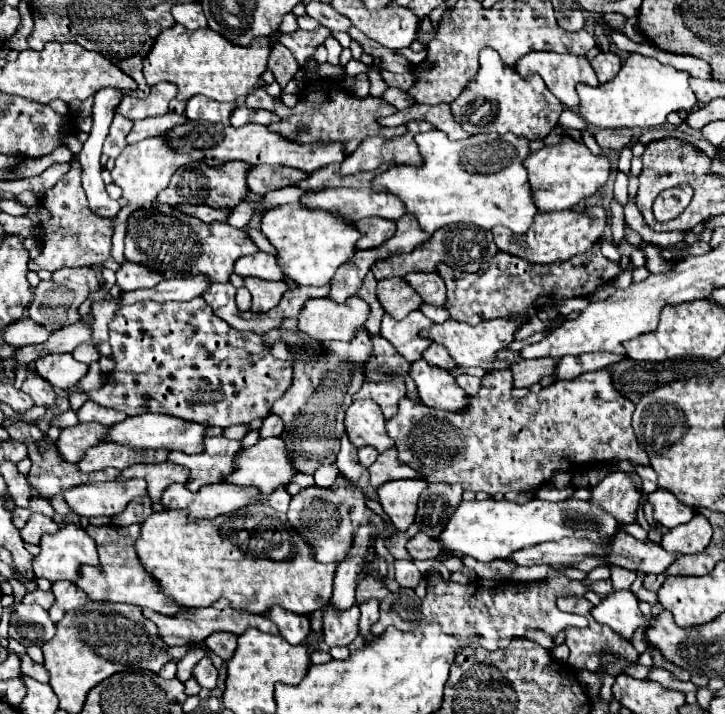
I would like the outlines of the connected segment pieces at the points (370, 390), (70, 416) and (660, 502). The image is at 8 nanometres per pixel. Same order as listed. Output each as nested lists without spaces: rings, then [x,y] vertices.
[[[395,376],[395,378],[387,378],[383,382],[365,382],[361,386],[361,390],[353,396],[355,400],[365,400],[365,398],[371,398],[375,400],[383,414],[385,414],[385,420],[391,420],[397,412],[397,402],[407,394],[405,390],[405,384],[403,384],[403,378]]]
[[[69,409],[60,415],[56,415],[53,418],[53,422],[51,423],[51,426],[66,428],[66,427],[75,426],[78,423],[79,423],[79,420],[75,412]]]
[[[657,488],[653,494],[649,494],[649,502],[653,504],[655,520],[659,520],[667,528],[675,528],[679,524],[685,524],[693,517],[691,508],[687,508],[685,504],[679,504],[671,496],[671,492],[667,492],[663,488]]]

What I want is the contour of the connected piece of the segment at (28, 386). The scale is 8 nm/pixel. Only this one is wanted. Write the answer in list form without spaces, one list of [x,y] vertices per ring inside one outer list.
[[[27,372],[27,380],[25,380],[21,390],[33,398],[35,406],[45,406],[45,408],[57,406],[57,394],[55,394],[53,386],[47,384],[47,380],[39,378],[33,372]]]

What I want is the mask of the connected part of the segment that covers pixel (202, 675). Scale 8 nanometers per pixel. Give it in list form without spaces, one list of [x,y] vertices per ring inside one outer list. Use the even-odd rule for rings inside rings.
[[[205,656],[203,660],[199,660],[199,664],[195,666],[193,670],[193,678],[203,686],[203,688],[209,688],[213,690],[215,688],[215,682],[217,682],[217,670],[211,662],[209,656]]]

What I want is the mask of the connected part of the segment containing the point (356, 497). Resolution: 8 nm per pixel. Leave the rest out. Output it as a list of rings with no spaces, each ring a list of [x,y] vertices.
[[[349,482],[339,486],[337,490],[309,486],[301,490],[287,512],[289,524],[307,540],[307,544],[313,548],[313,558],[319,562],[335,562],[347,558],[347,552],[351,550],[351,540],[355,538],[355,530],[363,524],[371,524],[375,528],[385,530],[385,520],[367,508],[363,492]]]

